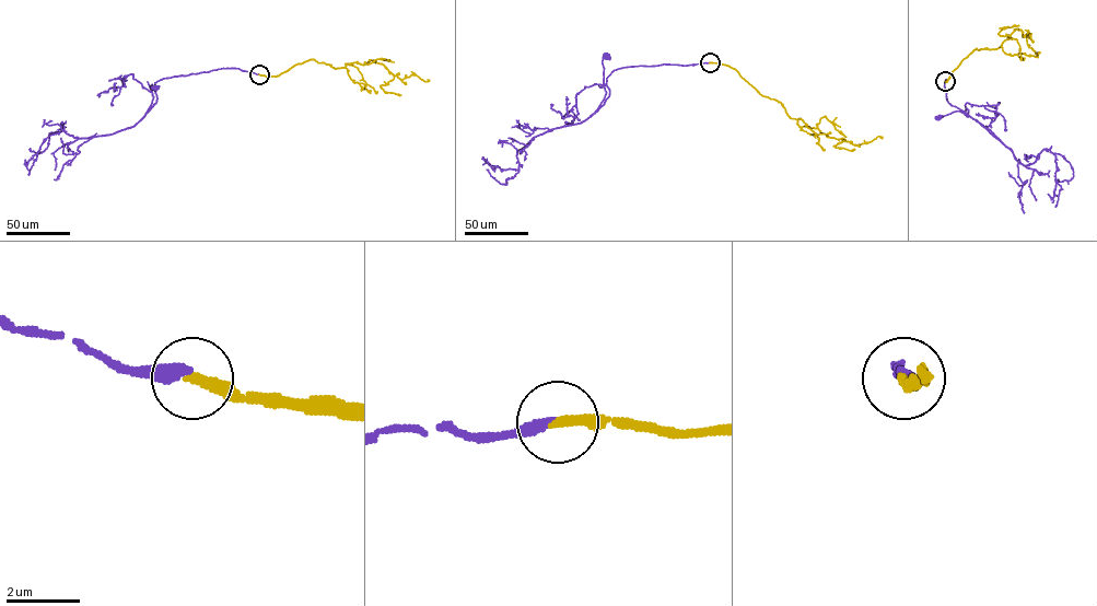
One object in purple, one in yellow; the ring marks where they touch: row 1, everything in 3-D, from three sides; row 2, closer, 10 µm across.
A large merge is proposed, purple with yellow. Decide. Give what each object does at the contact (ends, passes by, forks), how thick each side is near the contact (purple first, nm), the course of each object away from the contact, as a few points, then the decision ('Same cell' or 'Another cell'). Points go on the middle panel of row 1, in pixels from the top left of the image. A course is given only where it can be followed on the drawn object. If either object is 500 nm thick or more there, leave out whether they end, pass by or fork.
At the ring purple ends. At the ring yellow ends. Thickness 280 nm (purple) against 260 nm. Course of purple: (709, 62), (625, 67), (611, 71), (604, 85), (603, 59), (606, 56). Course of yellow: (709, 62), (736, 70), (760, 93), (780, 102), (801, 127), (817, 128), (847, 141), (835, 147), (855, 149). Another cell

